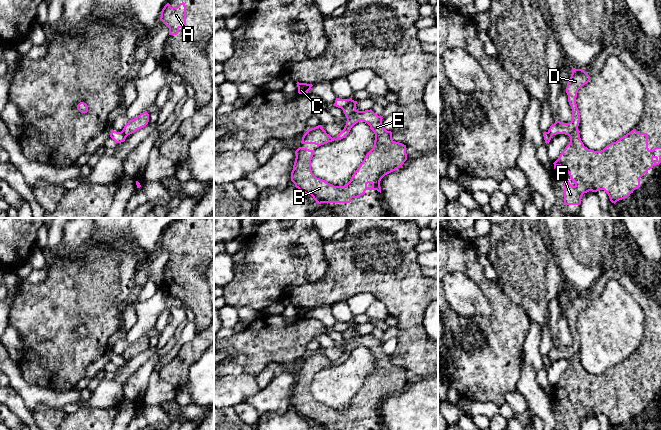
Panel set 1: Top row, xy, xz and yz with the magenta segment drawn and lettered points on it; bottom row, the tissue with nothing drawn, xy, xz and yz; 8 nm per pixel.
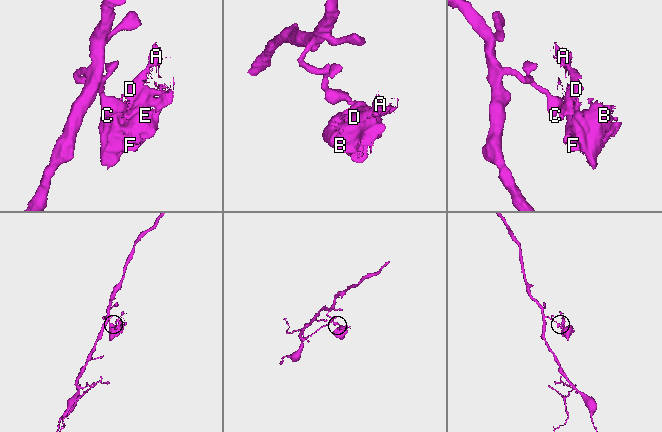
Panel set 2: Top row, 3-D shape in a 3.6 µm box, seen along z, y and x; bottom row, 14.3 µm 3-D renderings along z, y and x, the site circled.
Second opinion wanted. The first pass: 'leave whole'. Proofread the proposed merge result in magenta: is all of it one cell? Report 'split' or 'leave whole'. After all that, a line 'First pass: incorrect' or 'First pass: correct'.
split
First pass: incorrect

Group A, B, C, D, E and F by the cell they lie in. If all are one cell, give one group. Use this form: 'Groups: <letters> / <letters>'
Groups: A B D E F / C

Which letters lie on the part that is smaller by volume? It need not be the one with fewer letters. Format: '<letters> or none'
A, B, D, E, F

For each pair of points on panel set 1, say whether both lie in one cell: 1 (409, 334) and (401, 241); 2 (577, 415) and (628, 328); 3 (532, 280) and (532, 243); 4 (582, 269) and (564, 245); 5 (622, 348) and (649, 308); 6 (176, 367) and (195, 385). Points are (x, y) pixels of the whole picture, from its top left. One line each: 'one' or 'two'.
1: one
2: two
3: one
4: one
5: two
6: two

